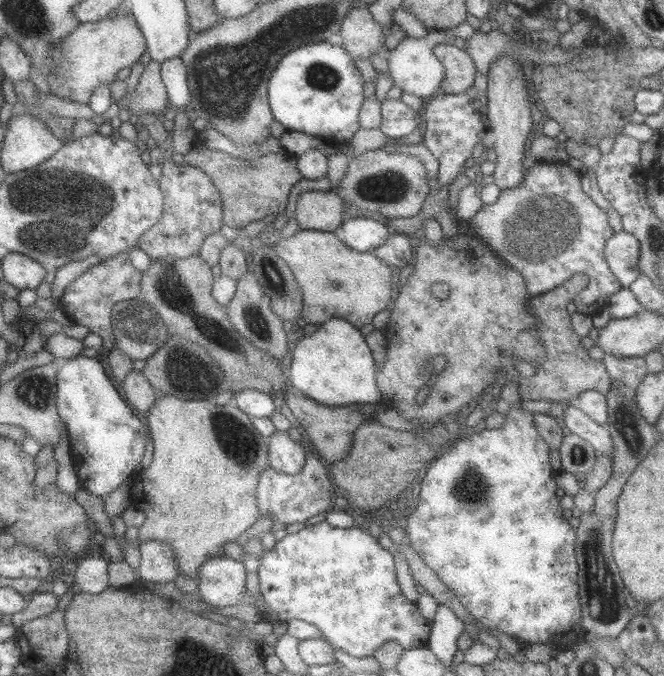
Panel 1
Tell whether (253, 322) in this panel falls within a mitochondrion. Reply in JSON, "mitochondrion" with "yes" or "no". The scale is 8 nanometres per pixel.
{"mitochondrion":"yes"}

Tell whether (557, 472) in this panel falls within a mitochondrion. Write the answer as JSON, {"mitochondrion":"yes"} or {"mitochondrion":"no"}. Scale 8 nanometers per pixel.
{"mitochondrion":"no"}

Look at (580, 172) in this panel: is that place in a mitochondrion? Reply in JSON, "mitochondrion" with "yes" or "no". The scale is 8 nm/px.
{"mitochondrion":"no"}

